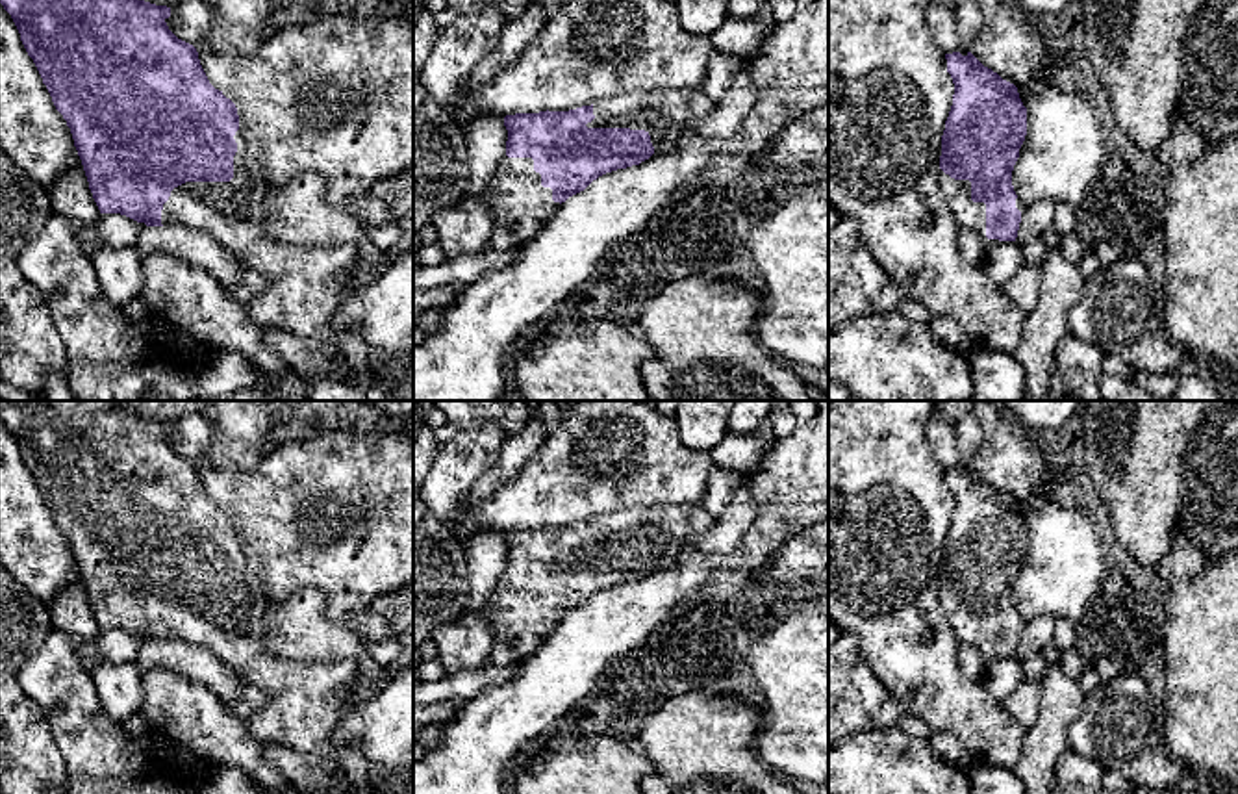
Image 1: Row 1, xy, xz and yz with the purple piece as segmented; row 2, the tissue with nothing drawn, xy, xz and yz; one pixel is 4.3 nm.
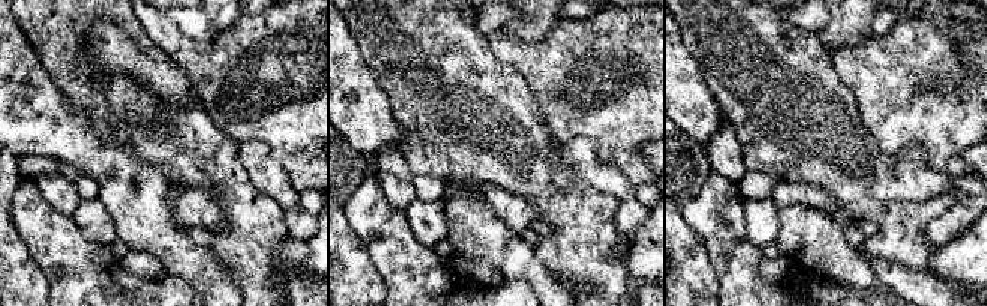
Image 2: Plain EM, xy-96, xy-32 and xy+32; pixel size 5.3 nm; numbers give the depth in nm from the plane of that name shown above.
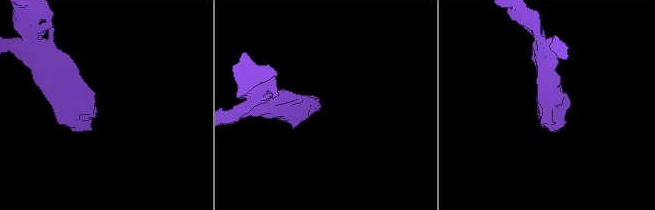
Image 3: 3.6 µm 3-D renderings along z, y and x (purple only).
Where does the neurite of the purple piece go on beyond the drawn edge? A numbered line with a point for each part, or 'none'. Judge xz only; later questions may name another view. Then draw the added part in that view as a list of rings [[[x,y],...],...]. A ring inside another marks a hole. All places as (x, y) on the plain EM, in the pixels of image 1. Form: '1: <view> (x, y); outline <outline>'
1: xz (664, 529); outline [[[702,505],[628,508],[593,519],[595,534],[587,544],[630,544],[651,551],[654,570],[667,570],[686,542],[715,527]]]
2: xz (519, 620); outline [[[504,571],[484,607],[484,616],[491,625],[495,666],[510,666],[530,657],[560,623],[560,618],[552,616],[552,605],[541,601],[532,573]]]

